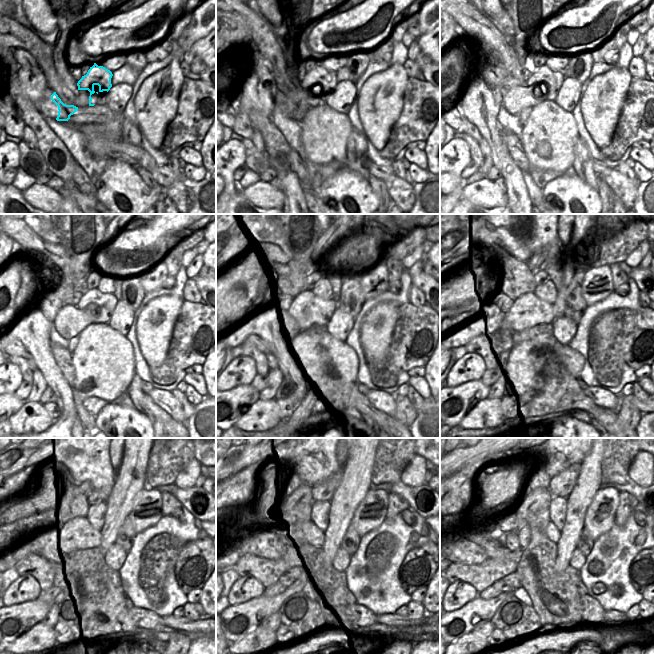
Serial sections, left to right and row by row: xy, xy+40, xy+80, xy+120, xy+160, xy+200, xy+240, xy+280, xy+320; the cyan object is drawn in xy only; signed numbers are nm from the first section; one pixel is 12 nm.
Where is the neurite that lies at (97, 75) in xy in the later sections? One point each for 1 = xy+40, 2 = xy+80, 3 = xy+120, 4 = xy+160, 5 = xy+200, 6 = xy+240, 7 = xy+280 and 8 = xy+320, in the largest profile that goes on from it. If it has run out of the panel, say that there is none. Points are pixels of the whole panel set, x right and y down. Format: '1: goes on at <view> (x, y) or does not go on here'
1: goes on at xy+40 (319, 82)
2: goes on at xy+80 (543, 84)
3: goes on at xy+120 (94, 307)
4: goes on at xy+160 (306, 309)
5: goes on at xy+200 (528, 310)
6: goes on at xy+240 (78, 534)
7: goes on at xy+280 (305, 533)
8: goes on at xy+320 (524, 535)

